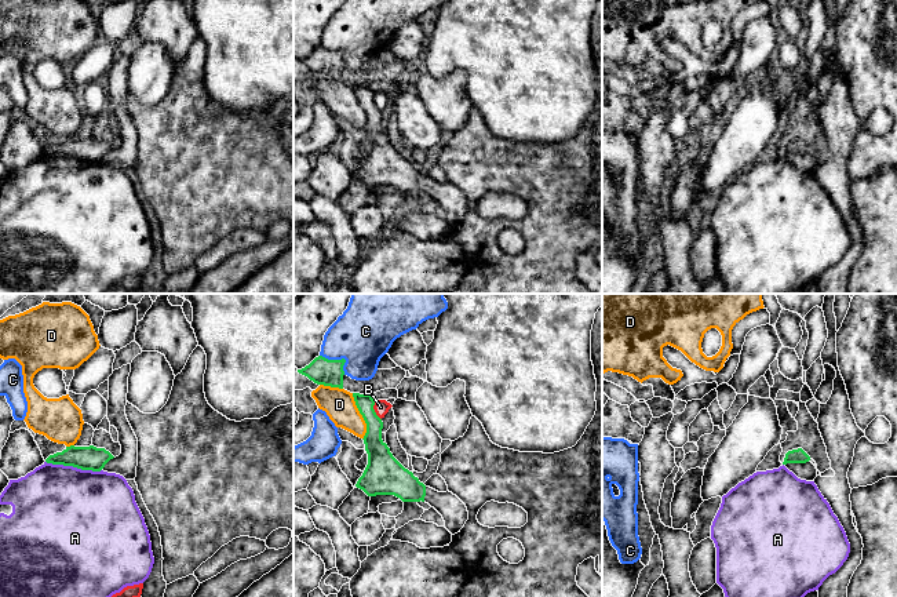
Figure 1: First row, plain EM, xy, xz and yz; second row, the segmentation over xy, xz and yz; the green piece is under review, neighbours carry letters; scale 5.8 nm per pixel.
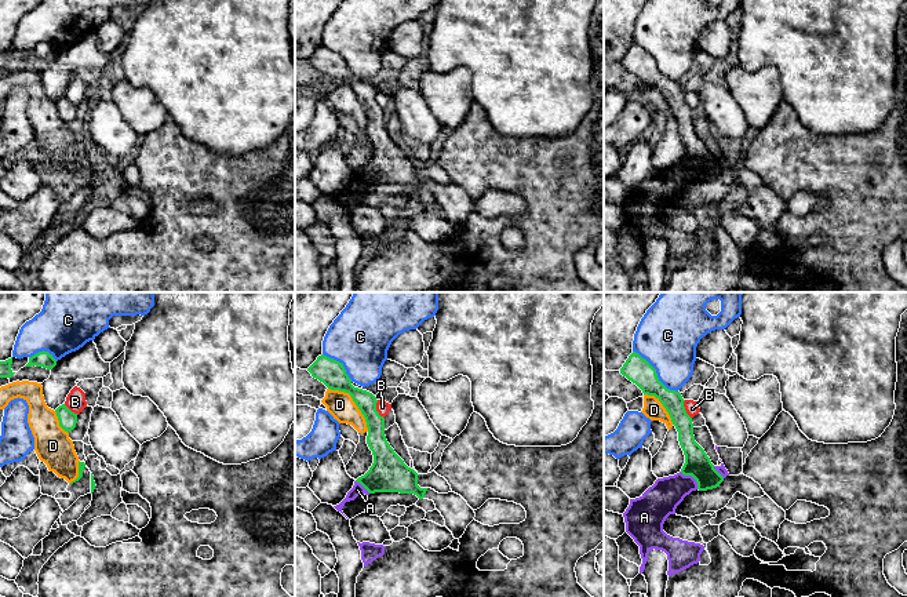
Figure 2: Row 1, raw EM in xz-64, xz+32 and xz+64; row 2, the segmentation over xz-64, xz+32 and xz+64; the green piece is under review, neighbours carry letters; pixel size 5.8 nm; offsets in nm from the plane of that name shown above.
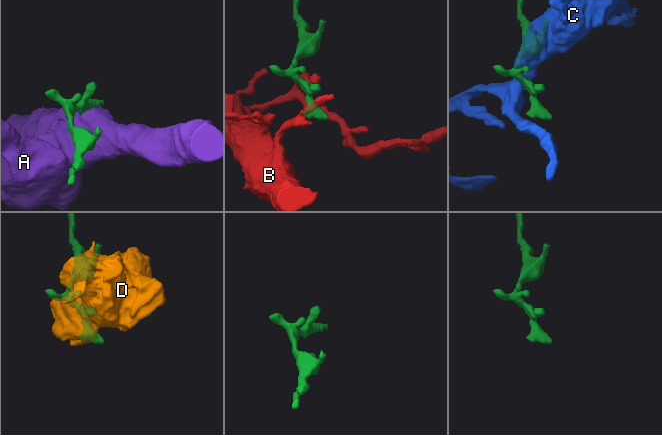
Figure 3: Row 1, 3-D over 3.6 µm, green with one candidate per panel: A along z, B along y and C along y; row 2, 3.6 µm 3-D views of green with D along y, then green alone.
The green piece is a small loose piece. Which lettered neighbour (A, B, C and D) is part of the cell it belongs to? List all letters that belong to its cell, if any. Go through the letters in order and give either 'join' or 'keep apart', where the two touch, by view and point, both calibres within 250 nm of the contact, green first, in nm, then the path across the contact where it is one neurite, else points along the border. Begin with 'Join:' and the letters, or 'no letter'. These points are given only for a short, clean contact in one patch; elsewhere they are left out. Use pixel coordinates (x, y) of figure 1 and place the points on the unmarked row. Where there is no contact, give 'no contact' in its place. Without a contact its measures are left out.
Join: no letter
A: keep apart; meets green in xy at (73, 157); 140 nm thick on the green side, 500 nm on the other; border along xy (46, 152), (54, 156), (72, 156), (81, 160), (101, 162)
B: keep apart; meets green in xz at (374, 101); 130 nm thick on the green side, 90 nm on the other; border along xz (374, 91), (374, 102), (380, 110)
C: keep apart; meets green in xz at (339, 51); 160 nm thick on the green side, 320 nm on the other
D: keep apart; meets green in xz at (363, 108); 140 nm thick on the green side, 180 nm on the other

